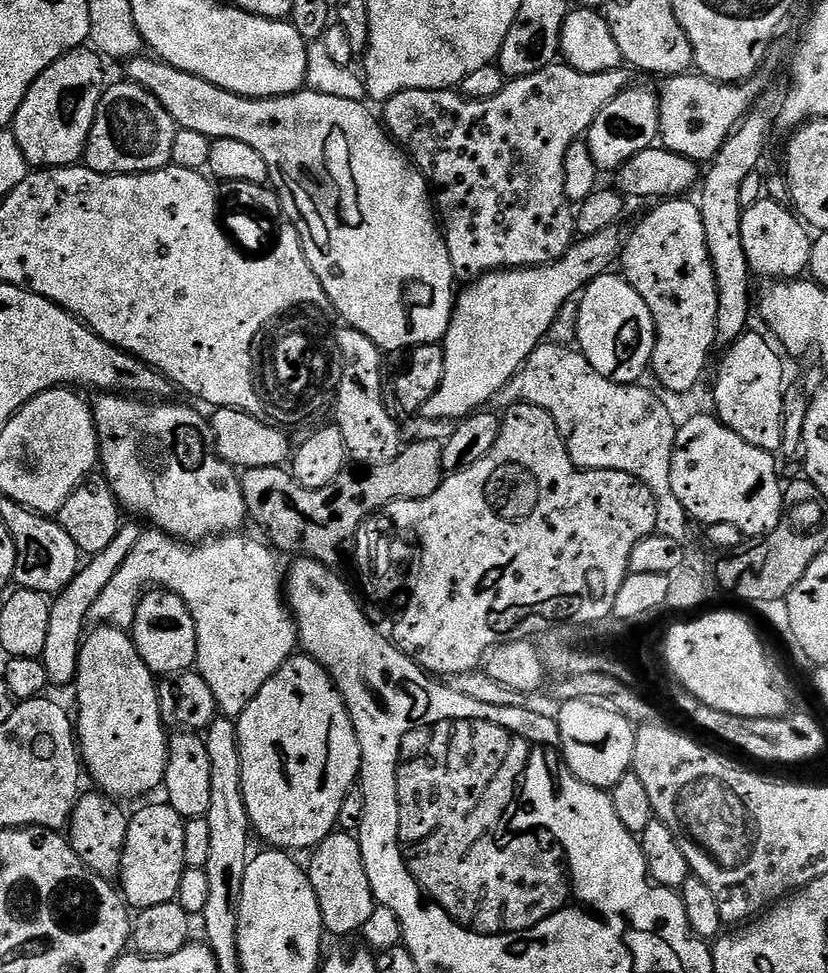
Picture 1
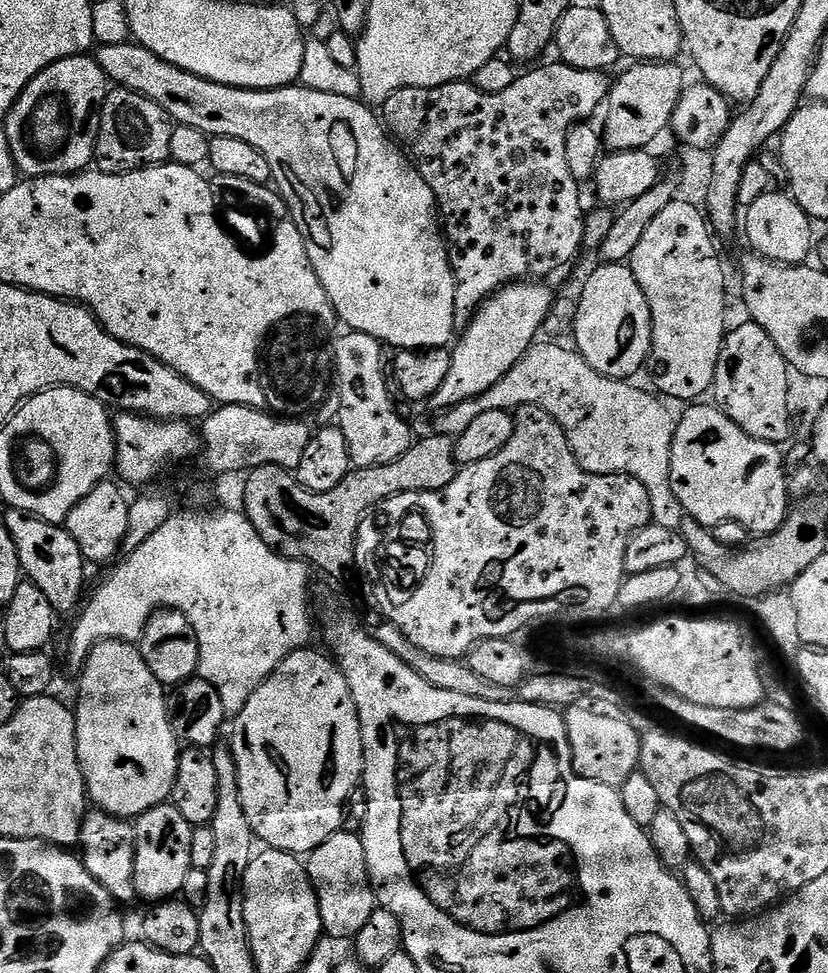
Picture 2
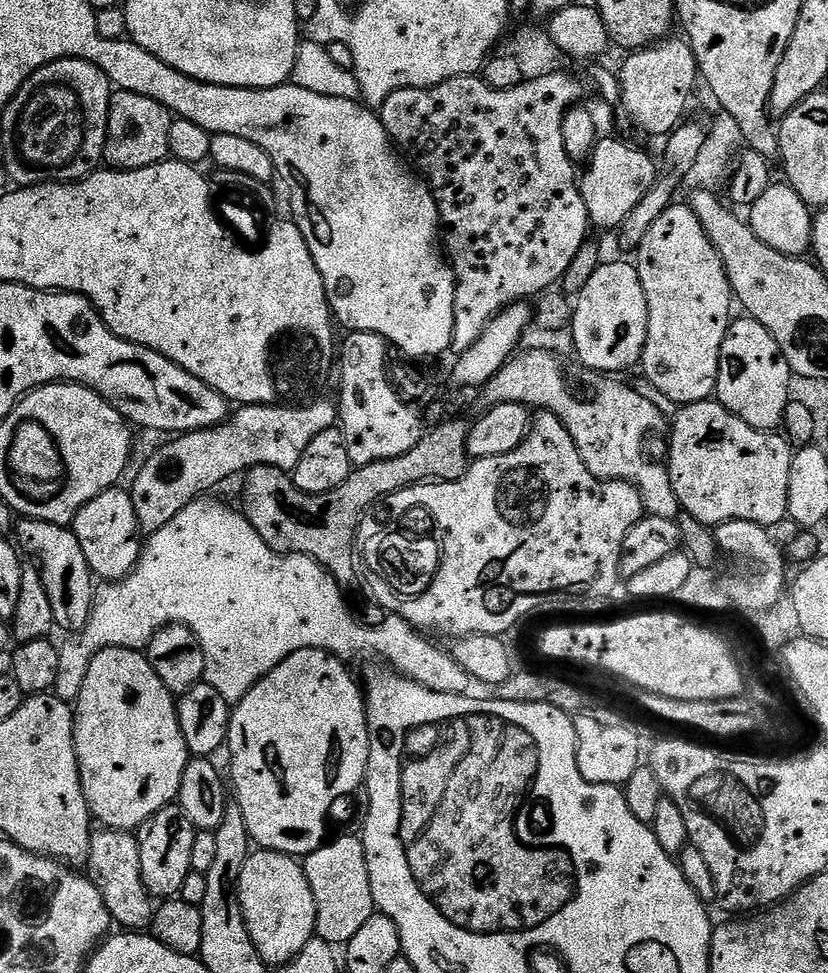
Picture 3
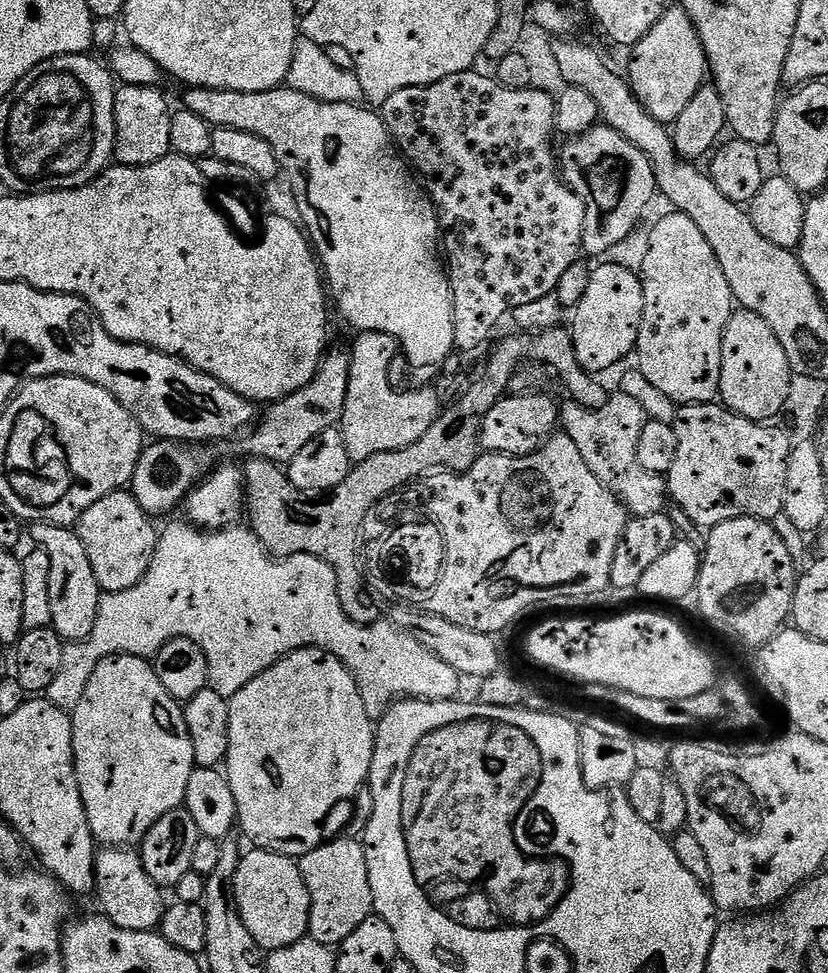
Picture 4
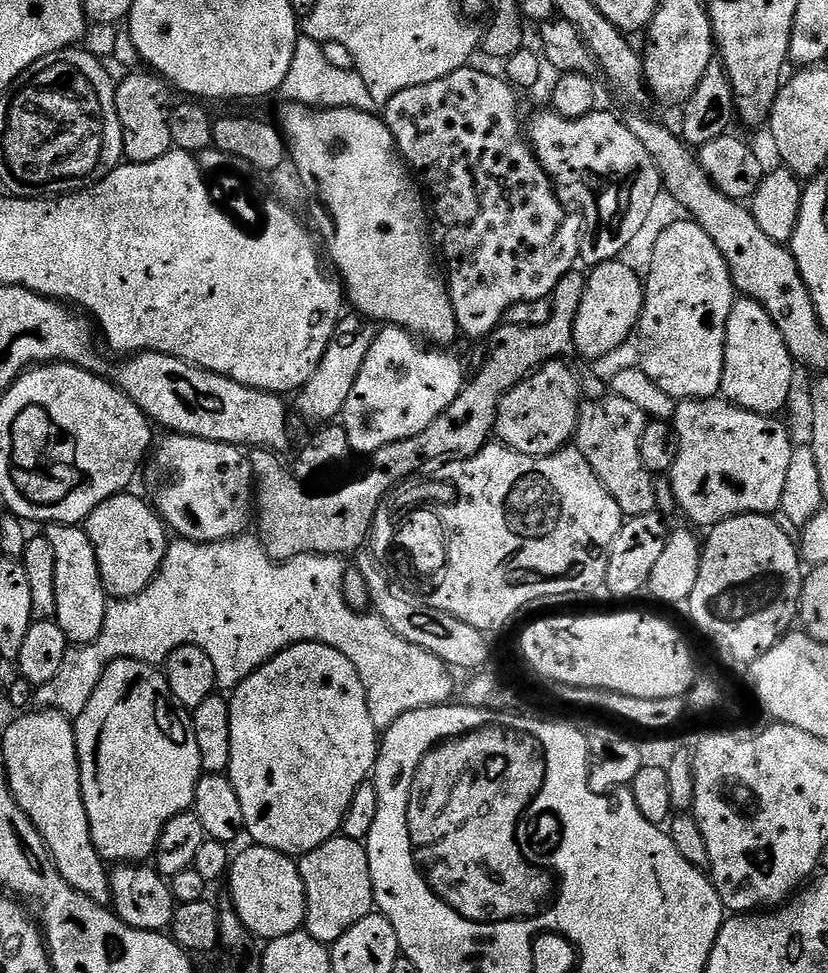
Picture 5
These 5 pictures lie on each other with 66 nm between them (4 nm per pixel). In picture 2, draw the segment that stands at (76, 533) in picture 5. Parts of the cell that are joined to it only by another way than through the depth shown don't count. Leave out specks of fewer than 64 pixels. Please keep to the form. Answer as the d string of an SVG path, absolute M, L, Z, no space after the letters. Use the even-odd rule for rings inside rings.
M8 510L5 513L2 524L7 528L10 538L14 538L21 573L30 583L38 586L38 590L42 590L46 598L50 598L50 606L54 606L57 614L72 611L75 613L81 607L82 597L85 595L86 561L84 555L80 553L78 542L70 538L67 527L39 520L36 516L30 516L26 512Z

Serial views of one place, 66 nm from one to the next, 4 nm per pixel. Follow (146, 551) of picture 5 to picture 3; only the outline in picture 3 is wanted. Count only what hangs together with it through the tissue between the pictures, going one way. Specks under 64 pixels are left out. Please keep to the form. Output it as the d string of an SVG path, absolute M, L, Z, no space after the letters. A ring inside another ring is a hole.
M120 486L111 488L98 494L98 498L86 502L70 525L72 533L78 538L78 546L82 546L82 554L86 554L93 577L104 582L125 580L134 570L142 547L132 493L125 489L123 492L122 489Z

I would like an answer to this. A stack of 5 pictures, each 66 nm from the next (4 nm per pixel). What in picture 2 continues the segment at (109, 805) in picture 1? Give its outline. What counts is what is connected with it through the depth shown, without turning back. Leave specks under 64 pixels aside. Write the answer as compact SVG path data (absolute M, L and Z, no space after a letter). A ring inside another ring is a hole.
M88 810L84 813L84 820L80 823L79 851L86 870L121 905L137 899L134 890L134 850L136 849L136 826L132 820L124 820L121 816L112 816L109 812Z

